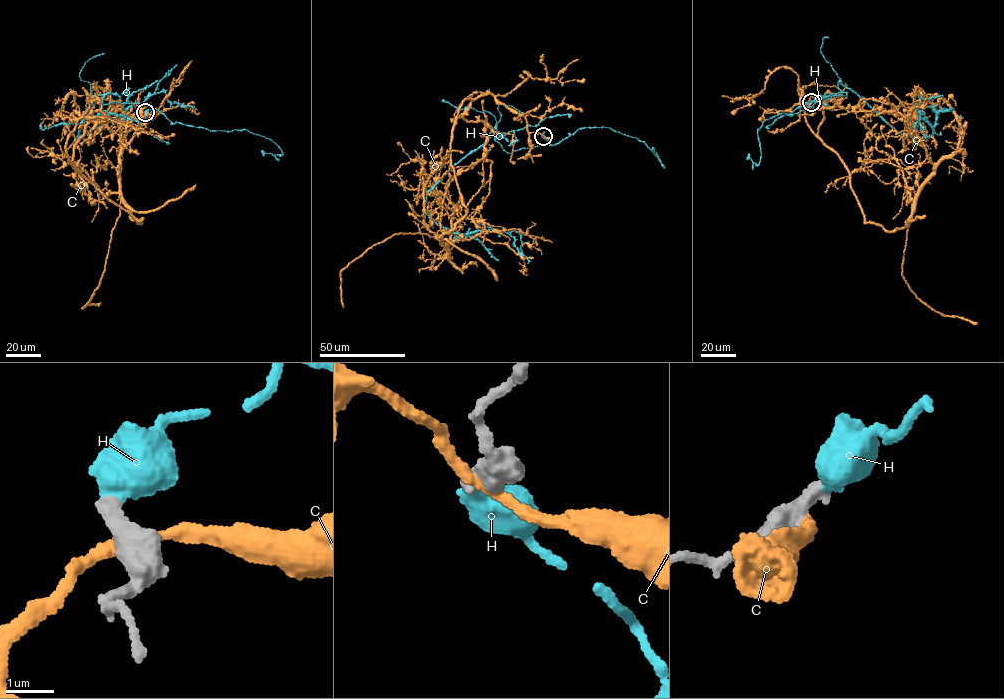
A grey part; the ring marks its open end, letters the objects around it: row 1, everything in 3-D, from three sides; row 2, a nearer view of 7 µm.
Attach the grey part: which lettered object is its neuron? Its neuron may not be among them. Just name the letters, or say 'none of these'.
H

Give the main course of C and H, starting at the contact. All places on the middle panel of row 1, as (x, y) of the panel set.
C: (543, 136), (490, 93), (463, 101), (449, 155), (466, 214), (439, 239), (395, 234), (356, 257), (344, 307)
H: (542, 136), (548, 145), (510, 153), (493, 135), (425, 203), (429, 218), (458, 234), (507, 232), (527, 263)

